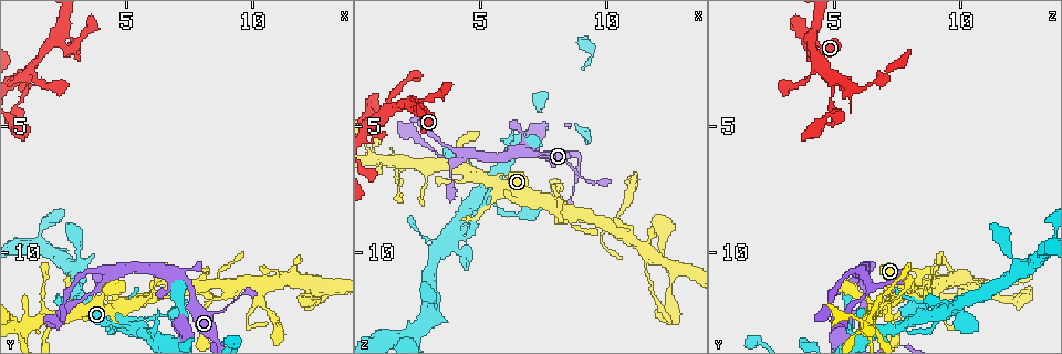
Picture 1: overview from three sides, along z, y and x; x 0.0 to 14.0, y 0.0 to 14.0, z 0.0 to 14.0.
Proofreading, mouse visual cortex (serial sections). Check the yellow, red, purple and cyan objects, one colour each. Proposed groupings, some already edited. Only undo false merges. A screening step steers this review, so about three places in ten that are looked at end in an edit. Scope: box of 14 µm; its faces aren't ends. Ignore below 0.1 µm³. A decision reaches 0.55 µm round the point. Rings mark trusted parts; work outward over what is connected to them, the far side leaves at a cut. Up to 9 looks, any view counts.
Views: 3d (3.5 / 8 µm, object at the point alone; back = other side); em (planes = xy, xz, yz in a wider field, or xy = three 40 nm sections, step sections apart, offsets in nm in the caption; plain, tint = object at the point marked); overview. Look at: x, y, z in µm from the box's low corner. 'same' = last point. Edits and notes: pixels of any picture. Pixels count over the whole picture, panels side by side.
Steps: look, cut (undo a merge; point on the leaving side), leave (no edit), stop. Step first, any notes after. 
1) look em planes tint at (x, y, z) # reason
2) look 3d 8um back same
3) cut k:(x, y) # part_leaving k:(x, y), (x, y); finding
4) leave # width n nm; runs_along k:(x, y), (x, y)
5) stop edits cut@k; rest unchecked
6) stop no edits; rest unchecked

look 3d 3.5um at (2.5, 1.3, 4.1) # abrupt turn

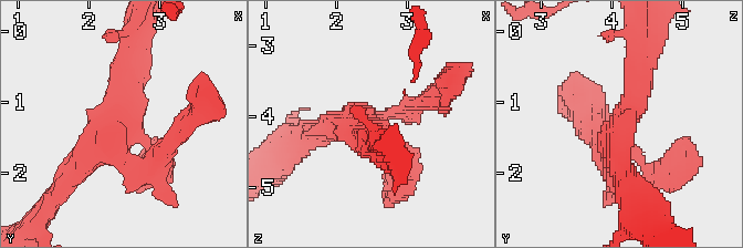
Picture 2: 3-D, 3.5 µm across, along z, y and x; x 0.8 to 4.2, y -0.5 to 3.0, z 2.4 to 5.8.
look em xy step 2 tint at (2.45, 1.45, 4.10)

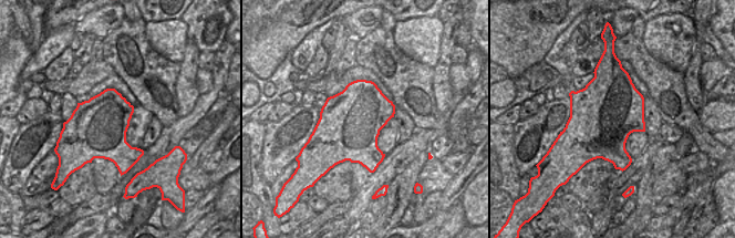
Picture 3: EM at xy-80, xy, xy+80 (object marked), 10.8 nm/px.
leave # runs_along 2:(407, 157), (358, 121), (311, 135); one cell here

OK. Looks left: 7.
look 3d 3.5um at (1.0, 3.0, 4.8) # thin arm on a thick one

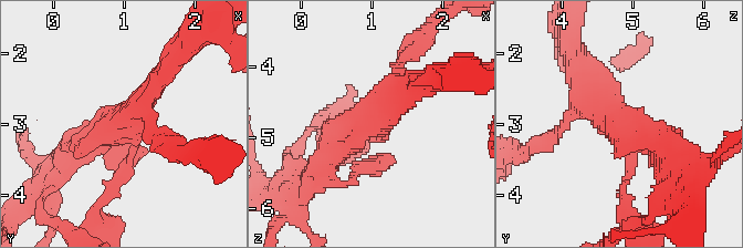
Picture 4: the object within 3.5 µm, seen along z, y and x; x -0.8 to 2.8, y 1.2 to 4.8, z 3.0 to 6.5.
look em xy step 5 tint at (1.10, 3.00, 4.75) # shape alone is not enough

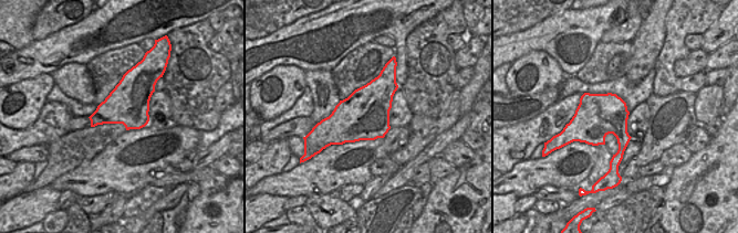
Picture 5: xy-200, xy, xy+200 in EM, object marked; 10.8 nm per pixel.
leave # runs_along 4:(169, 65), (129, 116), (118, 182); all the same cell

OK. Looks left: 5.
look 3d 3.5um back at (4.0, 12.4, 9.0) # four or more arms meet

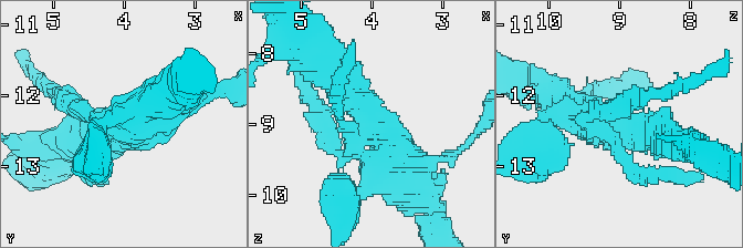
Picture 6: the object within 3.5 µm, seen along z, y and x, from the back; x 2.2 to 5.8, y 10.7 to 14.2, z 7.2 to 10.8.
look em xy step 5 tint at (3.95, 12.45, 9.00)

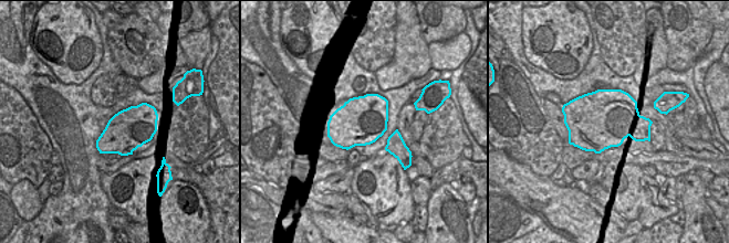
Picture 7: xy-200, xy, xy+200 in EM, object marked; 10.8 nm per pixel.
look em planes tint same

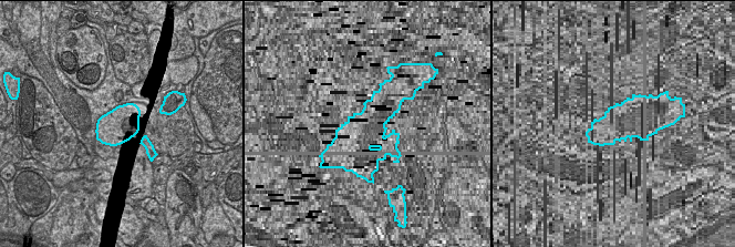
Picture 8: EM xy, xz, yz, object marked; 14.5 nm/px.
cut 6:(321, 112) # width 500 nm; part_leaving 6:(357, 140), (336, 151), (306, 91); a second cell is stuck on

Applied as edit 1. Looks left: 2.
look em xy step 2 tint at (5.5, 12.0, 7.1) # arms part here

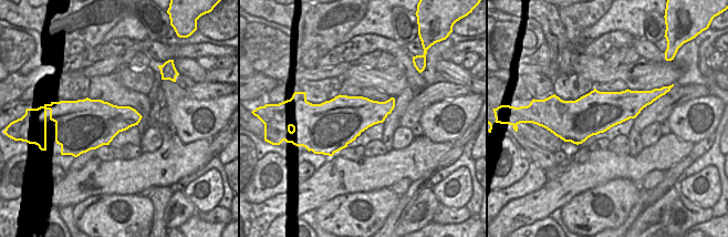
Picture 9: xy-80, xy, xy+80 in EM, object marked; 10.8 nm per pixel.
look 3d 3.5um back same # see where the arms go

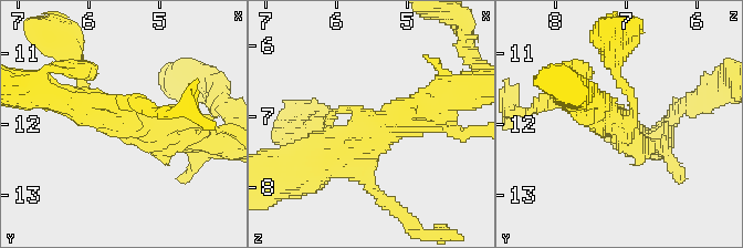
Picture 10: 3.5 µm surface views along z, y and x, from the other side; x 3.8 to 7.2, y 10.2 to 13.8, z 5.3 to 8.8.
leave # runs_along 10:(616, 78), (632, 97), (627, 122), (579, 102); one cell here

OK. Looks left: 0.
stop edits cut@6; rest unchecked

